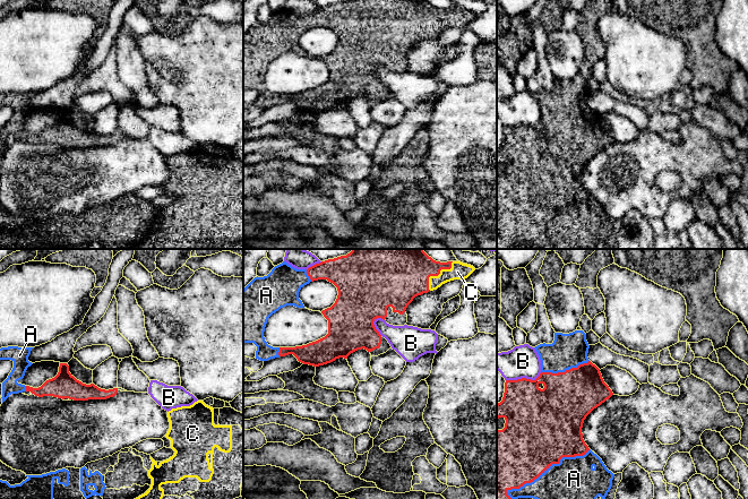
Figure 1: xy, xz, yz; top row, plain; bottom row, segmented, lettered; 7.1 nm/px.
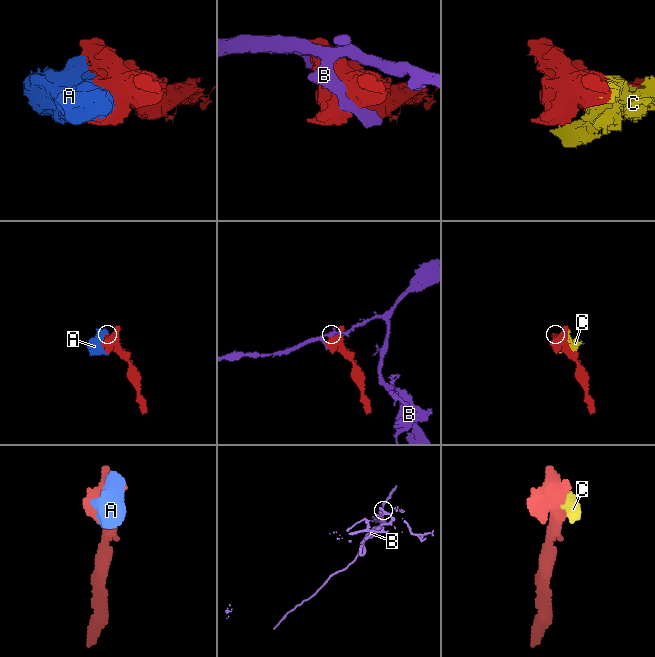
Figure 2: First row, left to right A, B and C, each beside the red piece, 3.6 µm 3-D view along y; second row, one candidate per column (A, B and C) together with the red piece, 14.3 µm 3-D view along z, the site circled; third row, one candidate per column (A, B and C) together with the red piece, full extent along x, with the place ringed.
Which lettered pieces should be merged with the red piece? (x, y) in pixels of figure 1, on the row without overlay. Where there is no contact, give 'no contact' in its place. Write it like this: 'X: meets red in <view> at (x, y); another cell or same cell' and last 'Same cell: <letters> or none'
A: meets red in yz at (548, 213); same cell
B: meets red in yz at (523, 125); another cell
C: meets red in xz at (437, 22); another cell
Same cell: A

